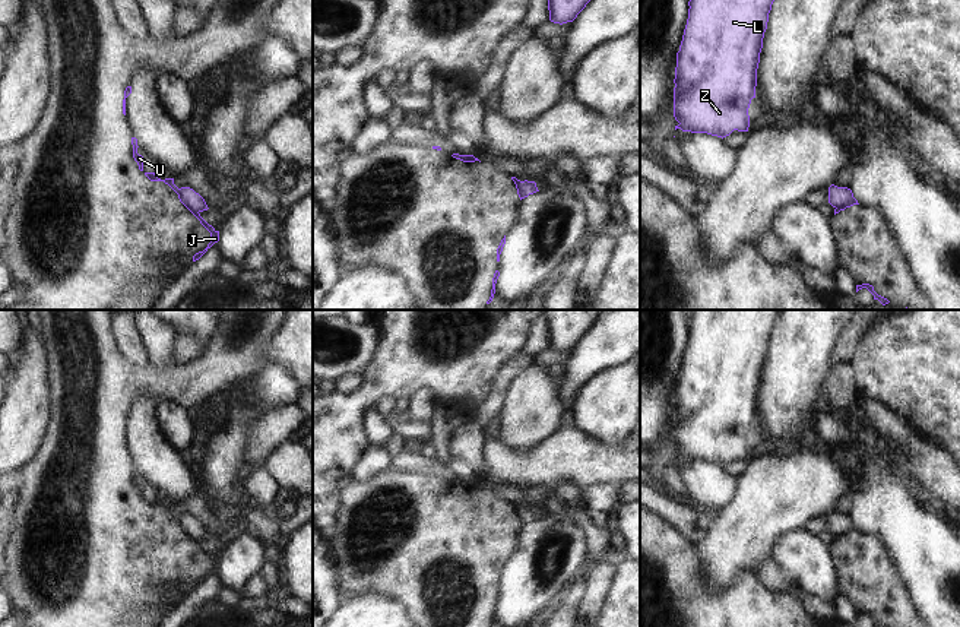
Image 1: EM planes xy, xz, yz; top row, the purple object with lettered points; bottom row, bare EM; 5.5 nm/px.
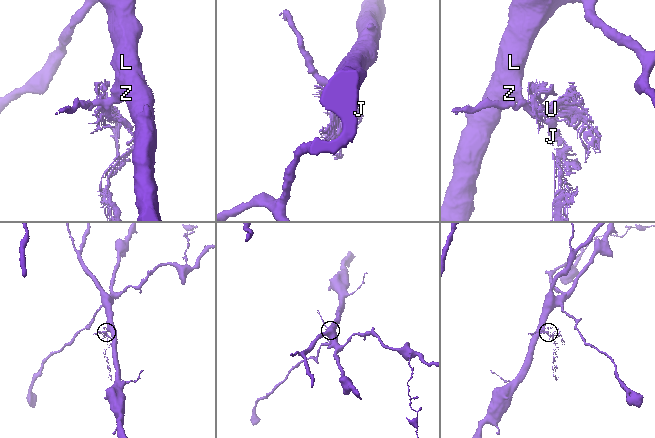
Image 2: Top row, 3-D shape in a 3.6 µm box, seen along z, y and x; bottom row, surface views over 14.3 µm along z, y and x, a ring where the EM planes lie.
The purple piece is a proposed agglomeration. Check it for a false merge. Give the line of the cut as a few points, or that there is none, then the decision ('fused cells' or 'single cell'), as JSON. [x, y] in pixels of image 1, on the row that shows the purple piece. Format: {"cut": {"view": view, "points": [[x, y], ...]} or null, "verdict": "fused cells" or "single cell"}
{"cut": {"view": "yz", "points": [[852, 195], [843, 206], [836, 208]]}, "verdict": "fused cells"}

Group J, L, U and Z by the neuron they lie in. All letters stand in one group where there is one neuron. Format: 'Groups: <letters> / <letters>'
Groups: J U / L Z

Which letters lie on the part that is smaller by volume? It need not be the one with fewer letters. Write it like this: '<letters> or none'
J, U

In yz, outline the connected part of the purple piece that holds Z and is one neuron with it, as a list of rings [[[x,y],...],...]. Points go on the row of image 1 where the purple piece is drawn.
[[[690,0],[688,19],[677,53],[674,117],[682,132],[726,137],[734,130],[748,132],[748,108],[755,98],[757,69],[769,13],[774,0]]]

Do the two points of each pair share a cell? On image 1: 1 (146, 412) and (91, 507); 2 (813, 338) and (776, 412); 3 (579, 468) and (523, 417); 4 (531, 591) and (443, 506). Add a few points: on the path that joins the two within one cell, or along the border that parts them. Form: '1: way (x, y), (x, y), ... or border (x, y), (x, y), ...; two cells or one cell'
1: border (124, 443), (130, 461), (139, 474); two cells
2: way (800, 357), (791, 393); one cell
3: border (560, 427), (525, 453), (515, 453); two cells
4: border (519, 535), (519, 544), (506, 563), (498, 601); two cells

